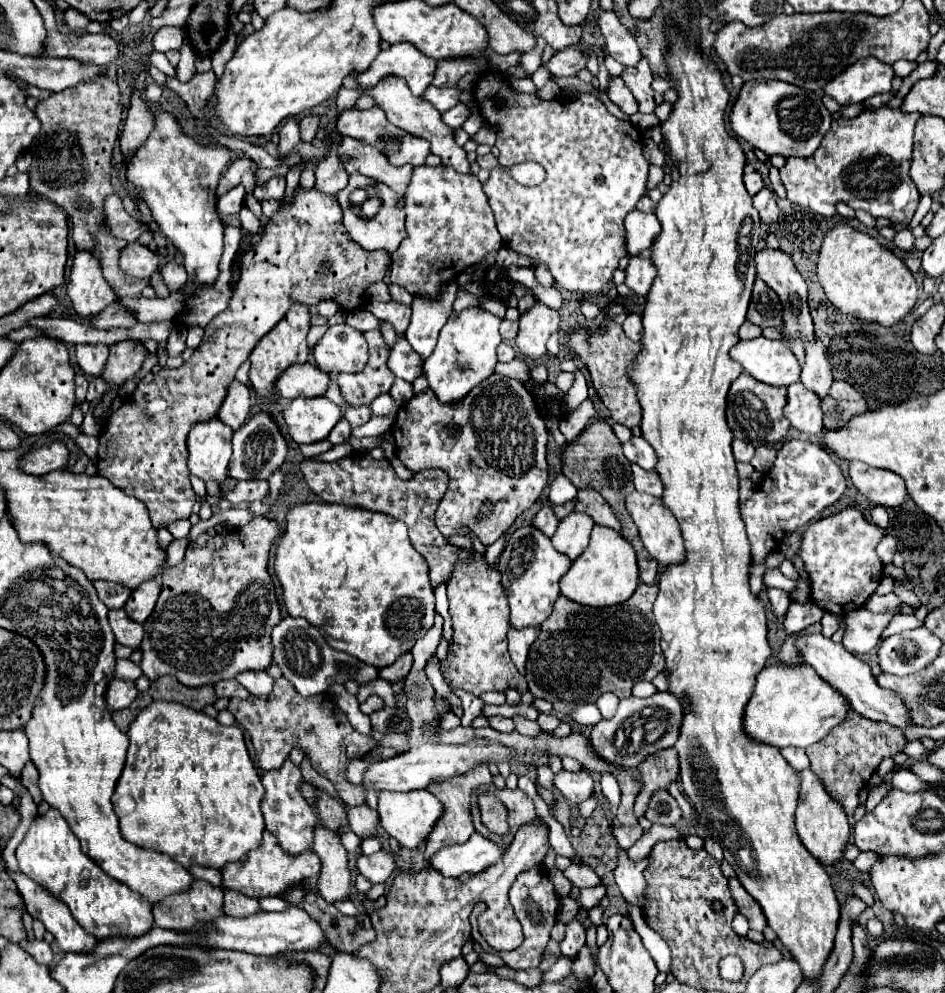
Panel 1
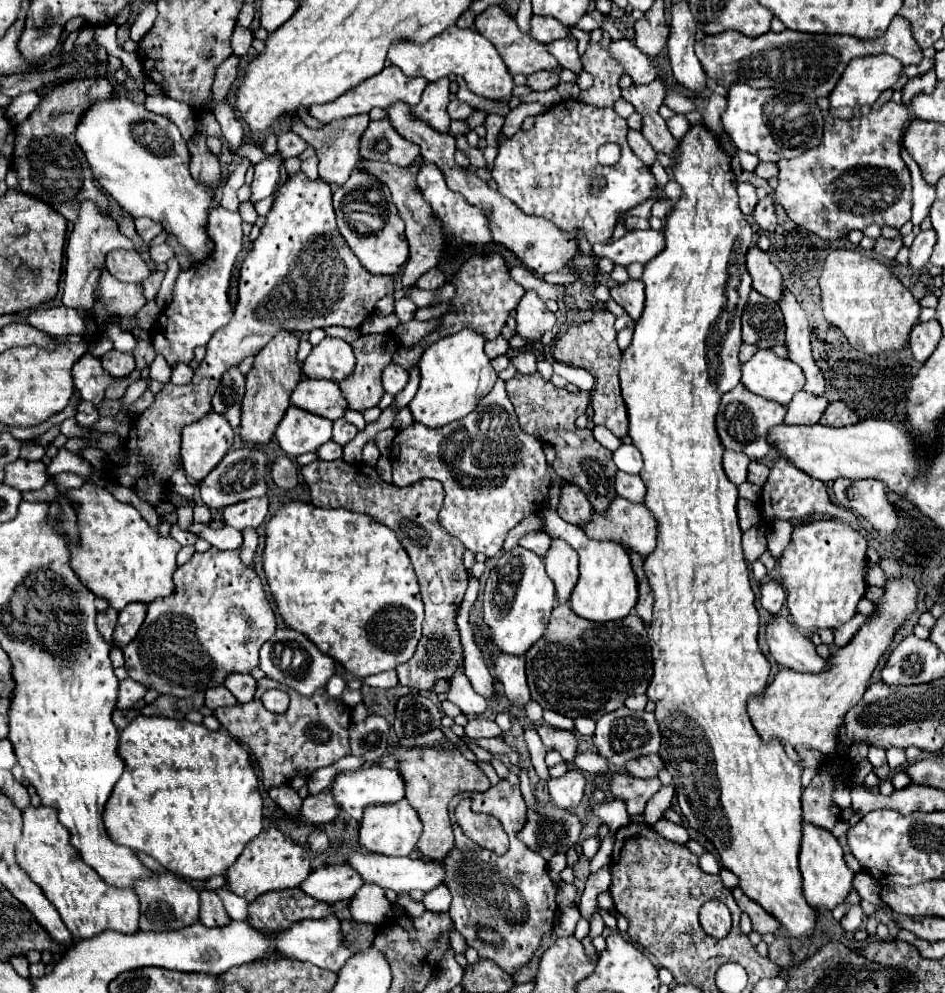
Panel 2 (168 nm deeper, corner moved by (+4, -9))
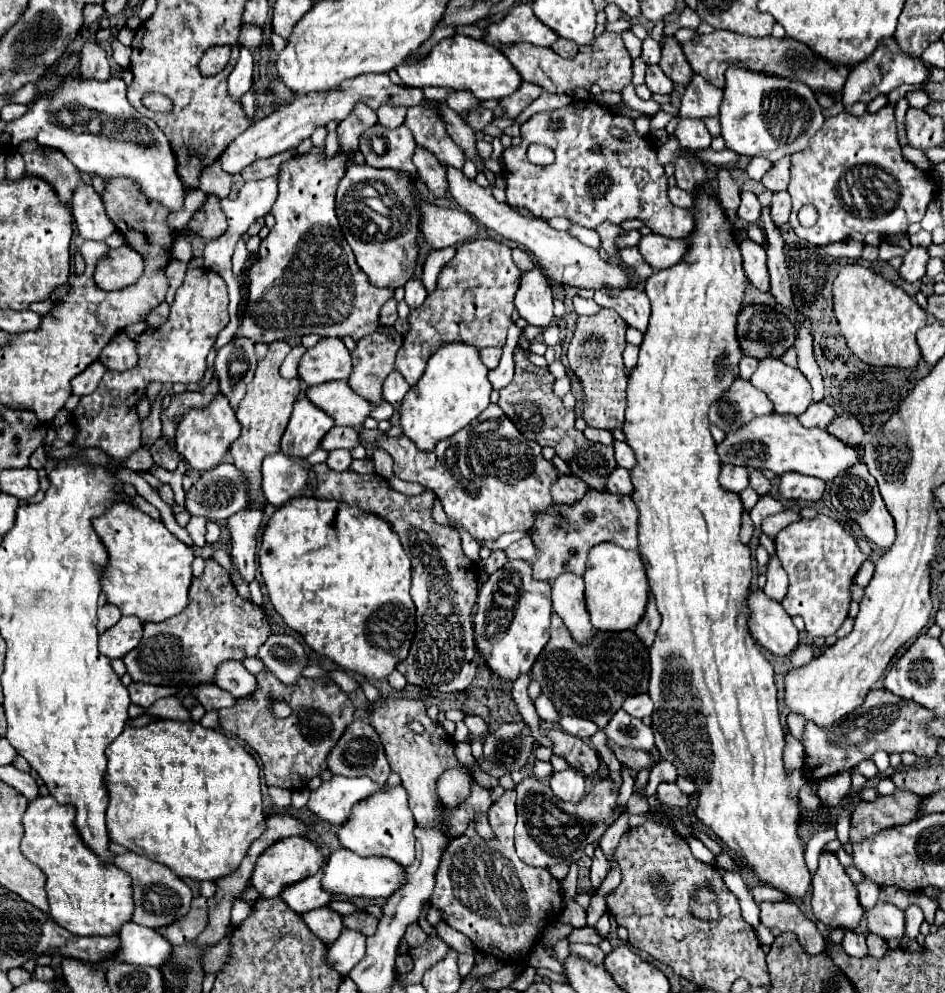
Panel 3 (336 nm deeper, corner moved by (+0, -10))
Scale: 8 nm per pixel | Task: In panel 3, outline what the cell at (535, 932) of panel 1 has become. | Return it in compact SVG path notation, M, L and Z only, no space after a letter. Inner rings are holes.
M514 788L506 790L502 798L496 800L488 808L486 816L488 816L488 822L492 824L494 840L482 840L474 830L474 822L470 822L464 834L454 838L442 854L442 862L436 874L436 888L430 898L430 904L440 906L440 910L444 912L446 924L456 928L464 936L468 936L482 954L490 954L504 962L522 960L536 946L544 926L558 918L562 910L562 892L558 890L558 886L554 886L556 880L546 868L528 866L516 856L516 850L514 850L514 826L516 826Z

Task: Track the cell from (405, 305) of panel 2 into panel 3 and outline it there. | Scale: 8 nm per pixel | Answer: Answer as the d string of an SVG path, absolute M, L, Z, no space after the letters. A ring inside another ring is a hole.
M412 278L412 280L408 280L408 284L404 286L406 288L406 304L410 306L410 310L416 310L418 306L422 306L422 302L426 300L426 290L424 290L424 286L422 286L422 282L420 282L420 278Z

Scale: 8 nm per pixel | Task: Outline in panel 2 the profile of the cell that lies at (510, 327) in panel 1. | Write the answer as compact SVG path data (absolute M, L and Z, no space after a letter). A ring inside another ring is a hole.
M500 335L498 339L494 339L494 341L488 341L486 347L484 347L484 351L486 351L486 355L488 355L490 359L508 353L508 349L510 349L510 347L508 347L508 343L506 343L506 339L504 339L502 335Z

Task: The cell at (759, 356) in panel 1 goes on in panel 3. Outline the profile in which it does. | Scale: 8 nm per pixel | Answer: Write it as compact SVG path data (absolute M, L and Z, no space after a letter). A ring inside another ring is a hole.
M762 358L750 378L750 384L774 402L774 410L778 414L798 416L812 402L808 378L798 368L786 366L780 358Z

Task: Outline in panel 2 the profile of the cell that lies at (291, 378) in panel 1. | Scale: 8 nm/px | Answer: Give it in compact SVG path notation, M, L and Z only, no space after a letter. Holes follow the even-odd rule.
M304 379L292 393L292 405L306 409L310 413L316 413L320 417L326 417L330 421L336 421L344 417L348 403L342 397L342 391L338 383L334 381L312 381Z

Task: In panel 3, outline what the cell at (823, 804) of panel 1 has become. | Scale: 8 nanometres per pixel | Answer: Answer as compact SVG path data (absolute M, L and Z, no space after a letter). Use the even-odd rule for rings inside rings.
M820 852L820 866L816 870L816 874L812 876L812 912L816 916L816 920L824 922L830 928L842 926L842 928L856 928L860 918L862 918L862 906L858 902L858 892L856 886L852 884L852 880L848 878L846 870L840 866L838 858L834 852Z

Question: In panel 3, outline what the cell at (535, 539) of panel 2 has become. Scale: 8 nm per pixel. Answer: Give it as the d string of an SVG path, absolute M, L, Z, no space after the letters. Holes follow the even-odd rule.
M522 538L522 540L514 542L514 544L510 544L506 548L506 554L508 554L510 560L516 560L516 558L520 558L520 560L532 560L534 554L538 554L538 550L534 550L532 538Z

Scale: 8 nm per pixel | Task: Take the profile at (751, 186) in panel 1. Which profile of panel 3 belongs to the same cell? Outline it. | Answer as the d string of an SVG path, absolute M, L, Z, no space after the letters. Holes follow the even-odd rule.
M742 192L742 202L740 202L740 208L738 208L738 218L742 218L748 224L754 224L754 222L760 220L760 210L762 210L762 206L760 206L756 194Z

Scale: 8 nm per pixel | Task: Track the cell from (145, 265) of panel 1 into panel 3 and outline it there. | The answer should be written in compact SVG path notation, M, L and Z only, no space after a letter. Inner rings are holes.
M130 246L112 248L96 266L94 280L102 290L118 290L134 284L144 272L144 260Z

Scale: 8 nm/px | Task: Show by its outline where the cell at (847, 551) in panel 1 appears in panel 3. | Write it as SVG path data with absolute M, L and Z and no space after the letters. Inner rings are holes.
M824 514L802 518L800 522L786 526L774 542L776 554L790 578L788 594L782 600L784 610L792 616L802 616L812 638L836 634L836 630L848 618L854 574L868 556L858 548L856 540L842 528L840 522Z

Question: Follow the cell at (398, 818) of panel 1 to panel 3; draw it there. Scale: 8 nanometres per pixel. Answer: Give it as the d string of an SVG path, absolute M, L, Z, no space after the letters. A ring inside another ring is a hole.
M402 786L382 790L380 794L372 794L370 798L358 802L348 818L338 830L338 840L344 848L360 854L360 856L386 856L402 866L410 866L414 862L414 828L416 822L408 808L408 796Z

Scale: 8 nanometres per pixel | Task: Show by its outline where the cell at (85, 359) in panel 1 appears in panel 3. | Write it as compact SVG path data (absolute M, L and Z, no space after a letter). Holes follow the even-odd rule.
M100 360L92 362L82 374L78 374L72 380L72 394L76 394L76 396L88 396L88 394L92 394L98 388L98 384L100 384L102 376L106 374L106 370L108 368L102 366Z

